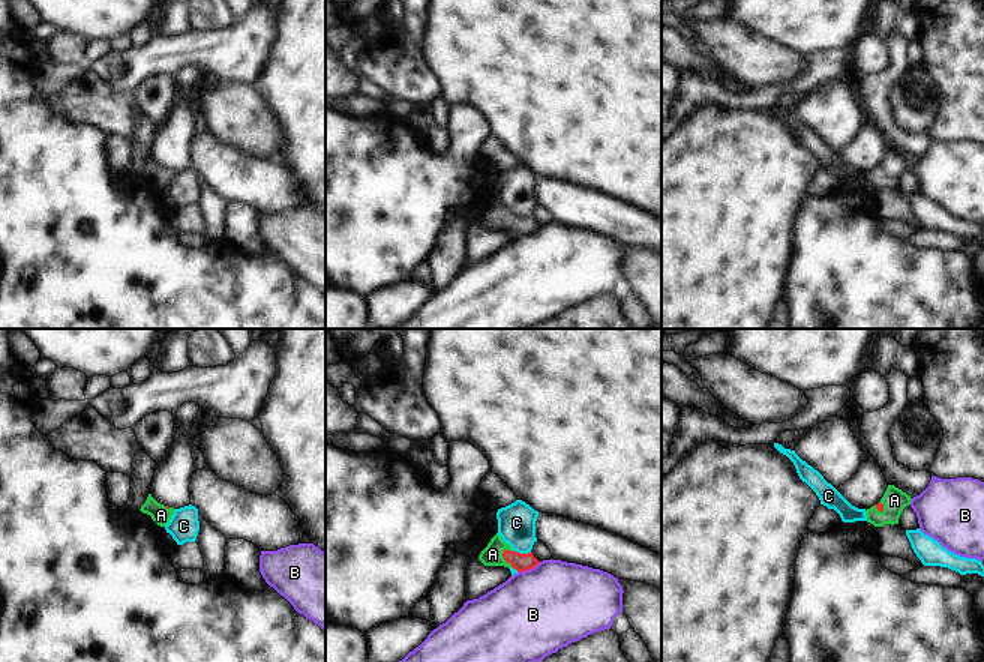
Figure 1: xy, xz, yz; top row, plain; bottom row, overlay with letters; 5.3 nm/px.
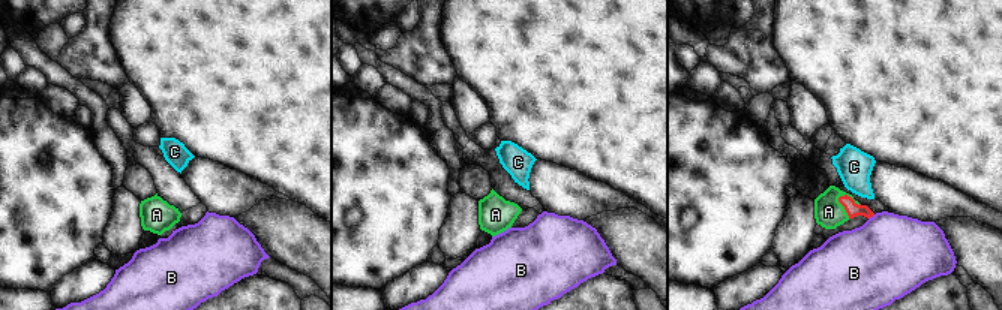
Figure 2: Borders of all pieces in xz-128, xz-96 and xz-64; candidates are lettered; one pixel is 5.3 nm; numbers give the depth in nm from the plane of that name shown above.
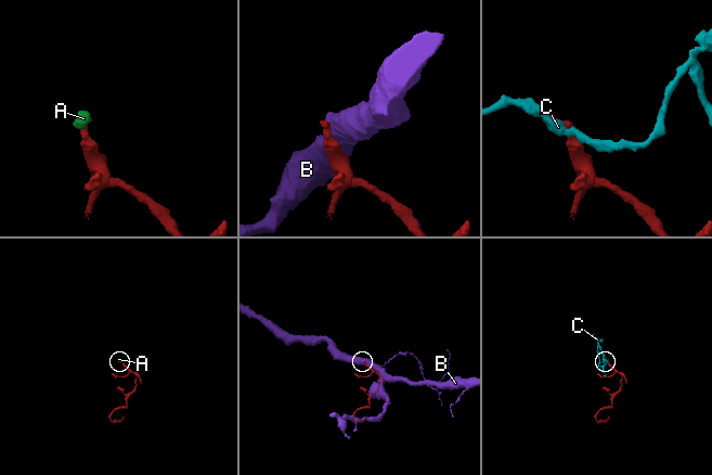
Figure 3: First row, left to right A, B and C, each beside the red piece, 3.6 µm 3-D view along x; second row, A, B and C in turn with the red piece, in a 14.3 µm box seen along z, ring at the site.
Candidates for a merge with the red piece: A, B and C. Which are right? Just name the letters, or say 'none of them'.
A

